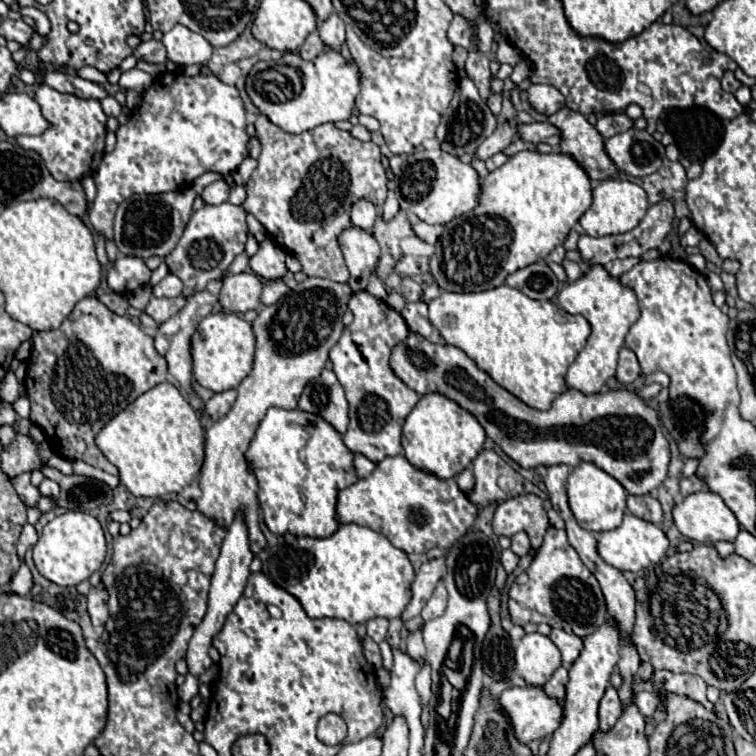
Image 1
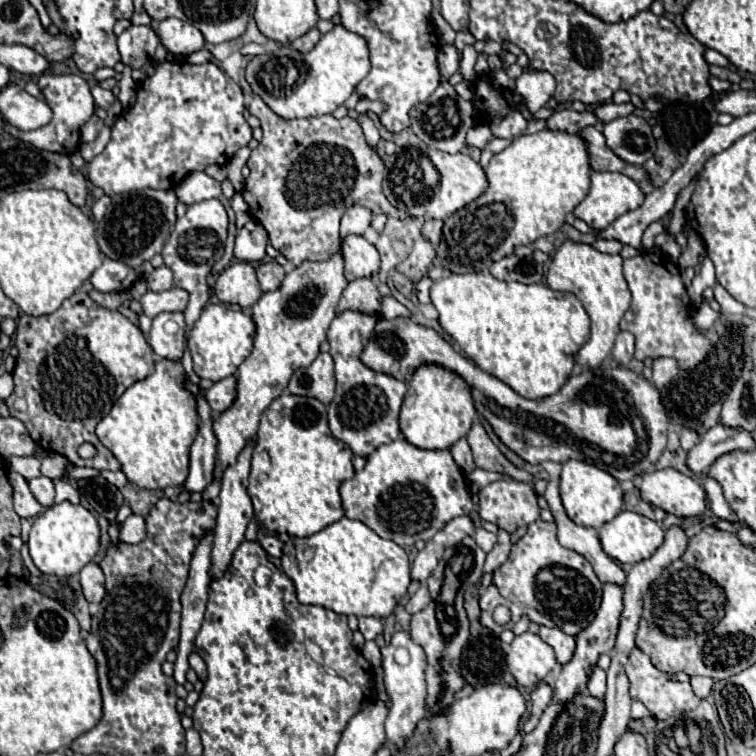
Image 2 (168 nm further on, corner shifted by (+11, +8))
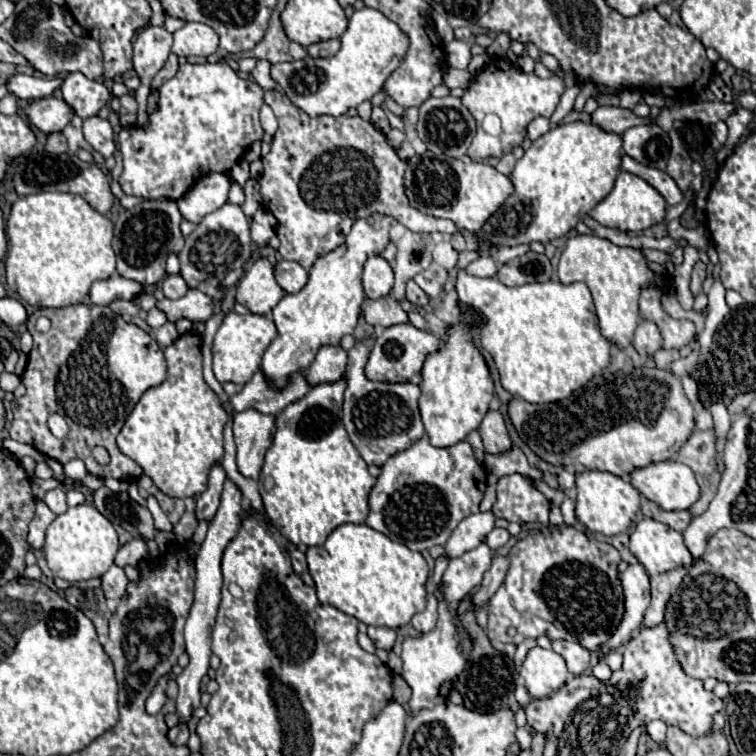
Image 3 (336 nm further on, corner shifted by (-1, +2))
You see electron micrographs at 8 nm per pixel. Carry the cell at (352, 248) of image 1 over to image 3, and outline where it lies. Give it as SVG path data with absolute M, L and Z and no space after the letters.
M372 256L364 264L364 292L370 300L378 300L390 294L394 286L394 272L390 264L382 256Z

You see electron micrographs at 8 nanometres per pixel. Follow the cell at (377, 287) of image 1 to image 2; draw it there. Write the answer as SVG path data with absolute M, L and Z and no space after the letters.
M358 278L346 286L338 303L338 312L360 310L368 314L380 314L382 296L372 278Z

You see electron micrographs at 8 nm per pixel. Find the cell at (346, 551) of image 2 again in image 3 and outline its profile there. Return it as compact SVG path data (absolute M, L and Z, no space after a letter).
M366 524L338 526L322 546L308 548L306 558L318 600L368 626L406 626L410 618L426 606L426 582L430 570L424 556L400 542L392 542L388 536Z

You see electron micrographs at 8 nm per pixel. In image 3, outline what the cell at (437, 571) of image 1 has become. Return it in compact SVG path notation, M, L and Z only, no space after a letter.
M476 512L464 518L452 532L452 538L448 540L448 544L444 546L446 548L444 554L448 558L456 558L466 550L476 548L480 542L484 542L488 532L494 528L494 520L496 518L492 512Z

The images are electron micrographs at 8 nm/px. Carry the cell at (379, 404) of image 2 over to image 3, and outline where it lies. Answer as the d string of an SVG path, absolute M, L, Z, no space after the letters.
M362 342L348 352L348 388L344 392L344 414L342 422L354 446L366 464L382 466L390 456L406 450L416 440L424 436L424 424L418 410L420 388L416 384L390 384L372 382L364 376L364 366L368 360L368 348Z

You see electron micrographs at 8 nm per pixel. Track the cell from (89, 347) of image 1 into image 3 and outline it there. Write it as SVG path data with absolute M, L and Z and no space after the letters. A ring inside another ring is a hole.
M96 304L38 308L28 316L26 326L34 338L34 346L20 376L26 394L12 400L14 420L8 432L10 438L34 446L60 464L80 458L84 460L86 470L98 478L136 482L142 476L142 468L118 450L116 436L140 396L166 380L166 360L156 340L136 324L124 322L122 316L108 306ZM38 316L50 318L52 328L48 332L36 330L34 324ZM52 412L62 414L70 426L64 440L58 440L48 430L46 420ZM94 446L108 450L110 462L106 466L94 460Z

